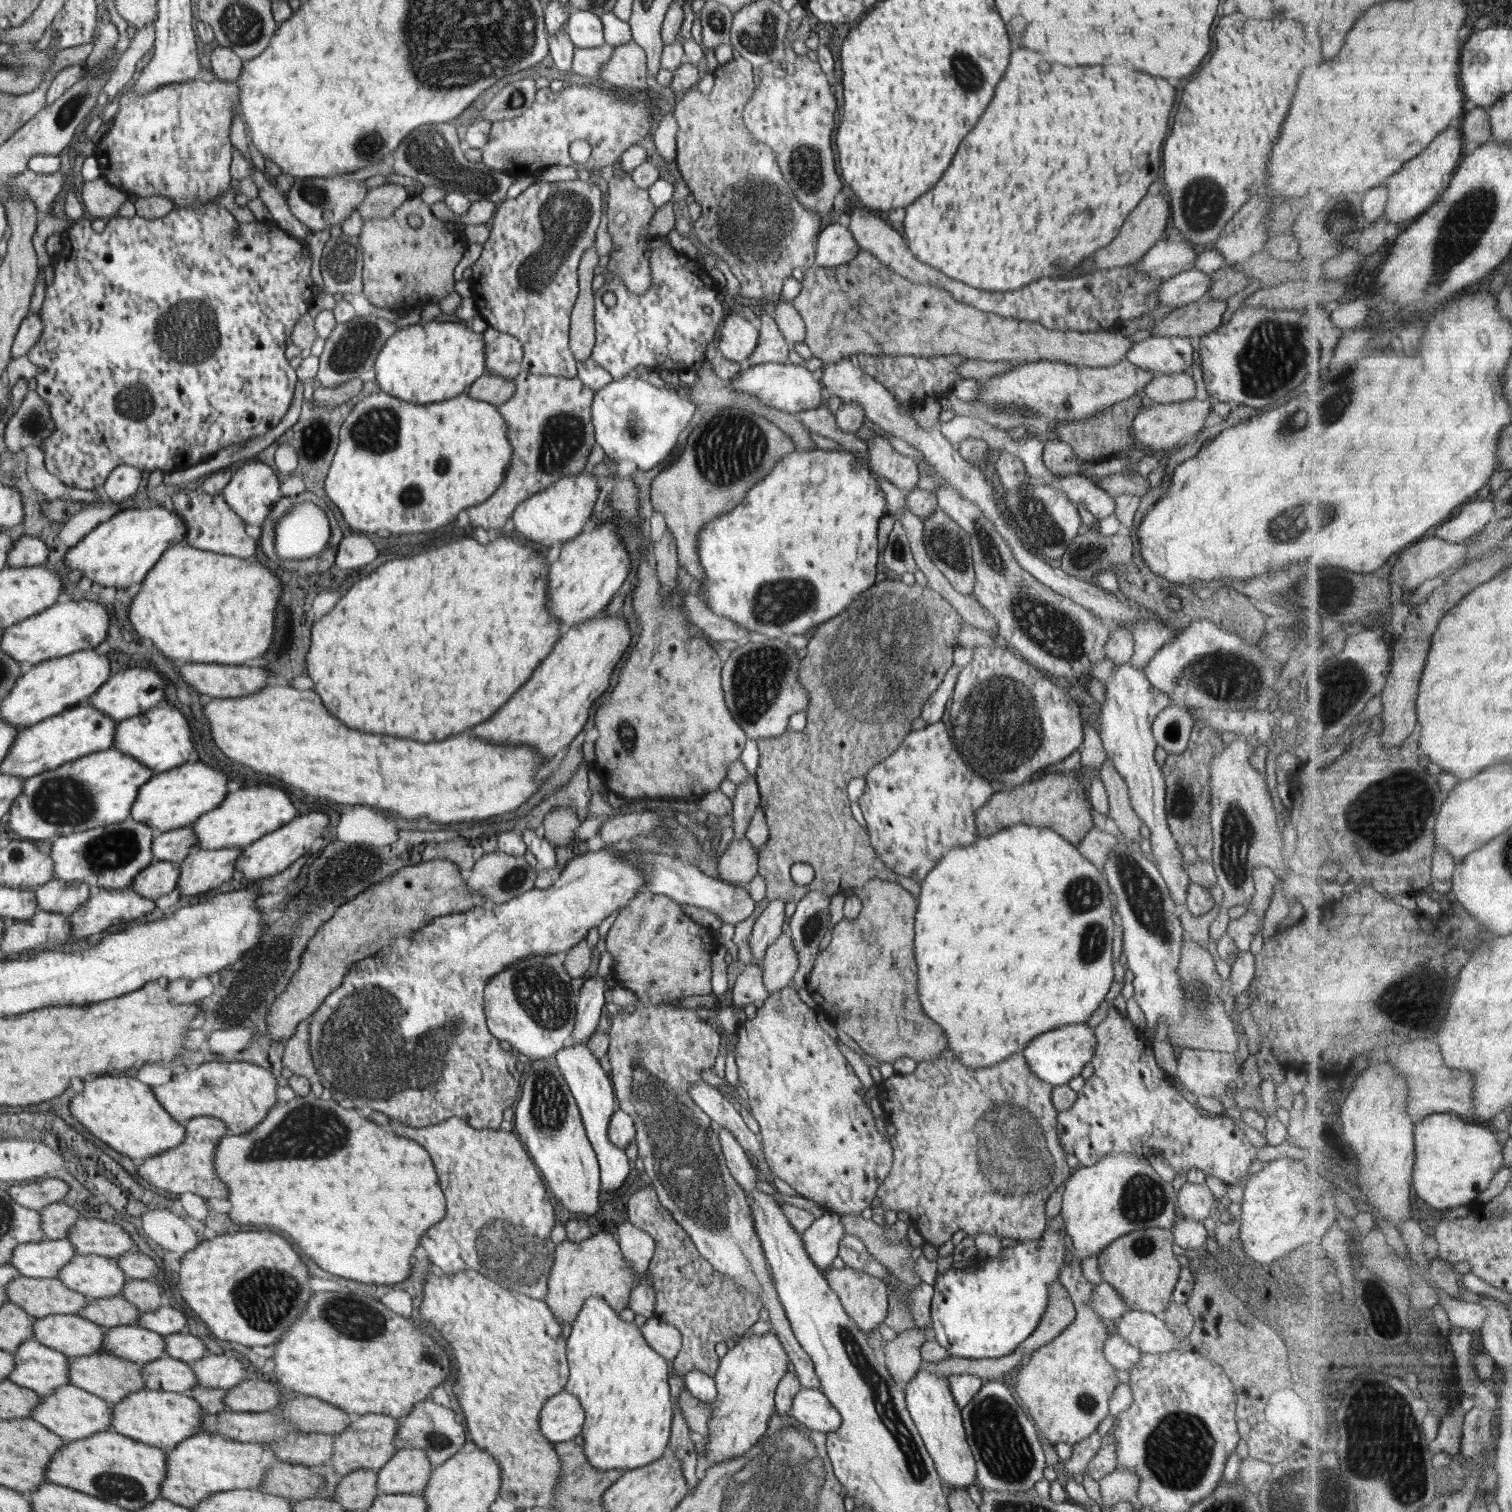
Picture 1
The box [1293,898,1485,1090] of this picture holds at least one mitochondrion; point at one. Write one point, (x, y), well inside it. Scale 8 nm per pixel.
(1405, 998)

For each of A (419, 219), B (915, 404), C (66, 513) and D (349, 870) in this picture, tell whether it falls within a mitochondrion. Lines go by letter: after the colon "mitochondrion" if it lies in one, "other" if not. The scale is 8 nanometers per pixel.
A: other
B: other
C: other
D: mitochondrion

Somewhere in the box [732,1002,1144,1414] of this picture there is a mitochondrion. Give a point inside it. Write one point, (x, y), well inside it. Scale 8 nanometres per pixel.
(1014, 1156)

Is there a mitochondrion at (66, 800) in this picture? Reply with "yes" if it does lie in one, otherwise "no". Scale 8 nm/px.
yes

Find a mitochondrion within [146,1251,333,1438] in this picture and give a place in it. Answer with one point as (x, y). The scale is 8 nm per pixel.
(266, 1299)

